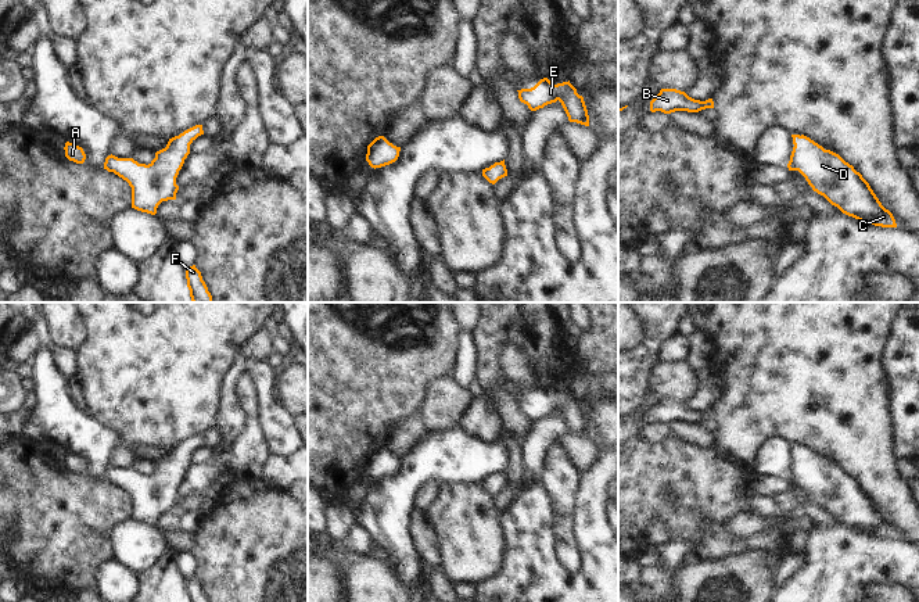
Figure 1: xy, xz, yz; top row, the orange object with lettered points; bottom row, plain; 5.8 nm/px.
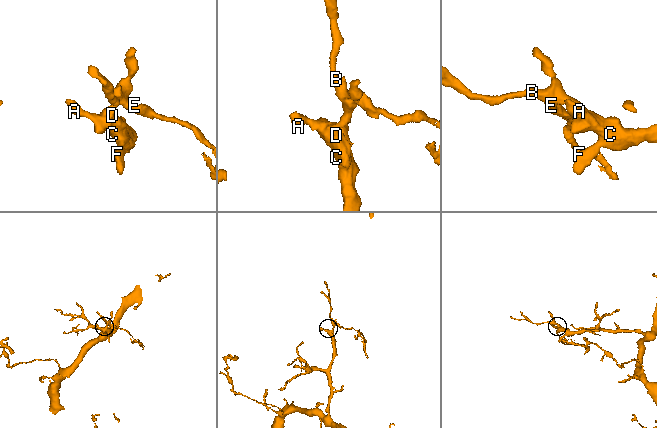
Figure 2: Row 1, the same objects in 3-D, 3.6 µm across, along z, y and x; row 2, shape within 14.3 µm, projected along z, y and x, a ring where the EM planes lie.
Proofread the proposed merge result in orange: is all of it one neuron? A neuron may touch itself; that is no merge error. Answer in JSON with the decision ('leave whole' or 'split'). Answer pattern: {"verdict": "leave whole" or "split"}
{"verdict": "leave whole"}

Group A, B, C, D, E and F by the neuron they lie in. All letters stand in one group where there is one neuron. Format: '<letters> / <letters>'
A B C D E F

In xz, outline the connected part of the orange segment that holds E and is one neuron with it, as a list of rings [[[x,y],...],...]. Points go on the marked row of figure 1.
[[[543,78],[534,87],[517,92],[520,101],[527,104],[531,111],[536,111],[559,100],[570,122],[589,126],[589,115],[584,97],[577,93],[570,80],[554,85],[548,78]]]

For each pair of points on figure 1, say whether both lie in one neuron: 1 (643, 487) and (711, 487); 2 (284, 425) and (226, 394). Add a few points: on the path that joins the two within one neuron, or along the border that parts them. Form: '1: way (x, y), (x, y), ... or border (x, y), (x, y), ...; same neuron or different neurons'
1: way (660, 479), (695, 480); same neuron
2: way (268, 402), (265, 384), (247, 366), (237, 372); same neuron

